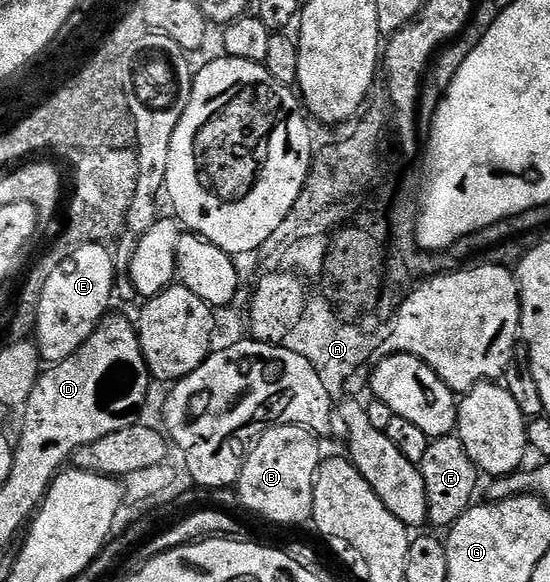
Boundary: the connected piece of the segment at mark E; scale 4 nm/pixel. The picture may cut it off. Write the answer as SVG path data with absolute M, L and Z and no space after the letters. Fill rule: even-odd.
M106 244L83 245L52 269L45 283L45 291L41 293L39 312L35 314L34 340L39 346L39 356L44 362L54 363L69 359L93 335L93 331L108 316L115 295L115 258Z

